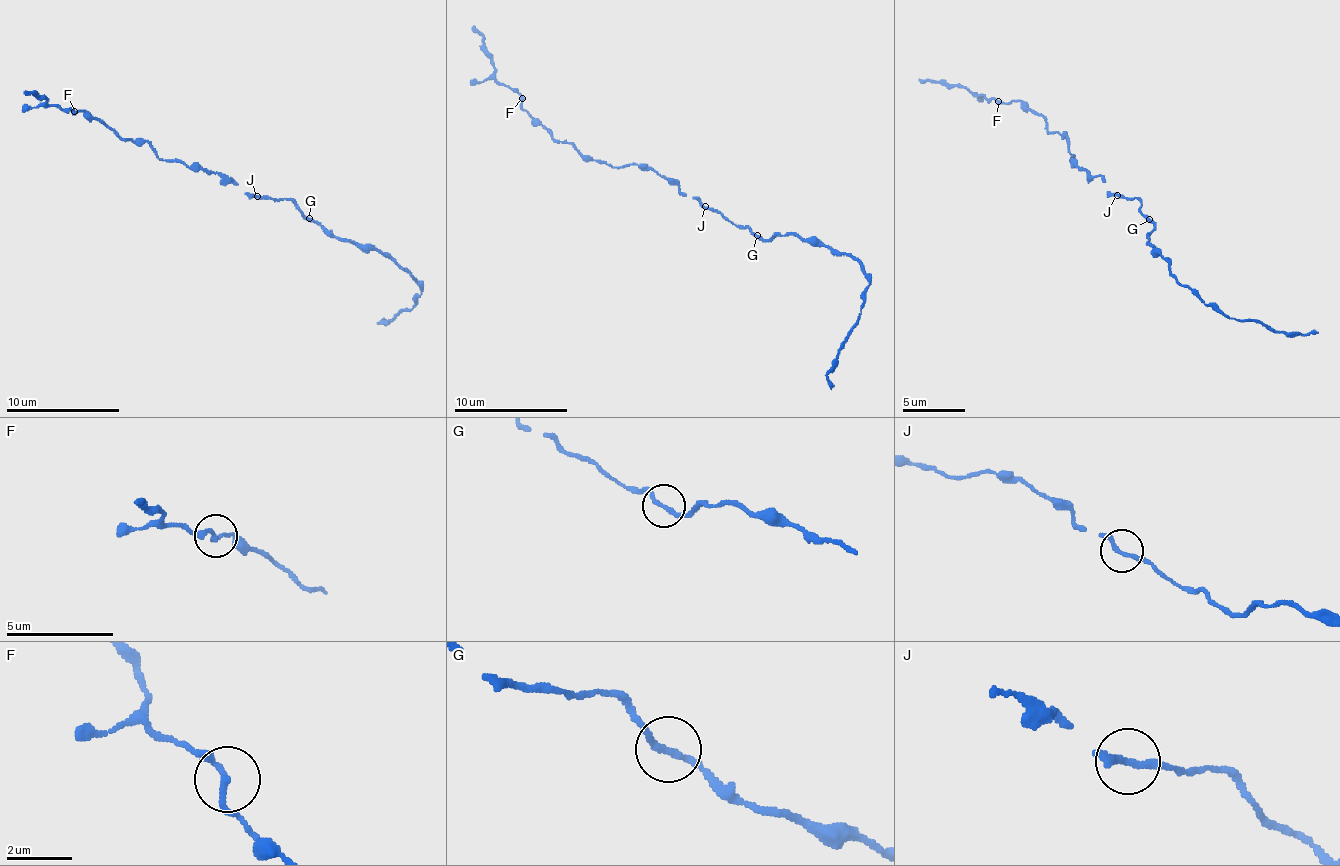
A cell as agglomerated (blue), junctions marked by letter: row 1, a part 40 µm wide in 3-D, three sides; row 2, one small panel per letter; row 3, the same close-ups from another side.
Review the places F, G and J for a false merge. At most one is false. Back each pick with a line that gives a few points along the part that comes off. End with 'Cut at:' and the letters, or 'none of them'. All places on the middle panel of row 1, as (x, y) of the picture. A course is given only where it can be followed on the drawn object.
G: (756, 235), (770, 240), (790, 235), (819, 240), (850, 254), (870, 283), (858, 323), (827, 374), (830, 388)
Cut at: G

